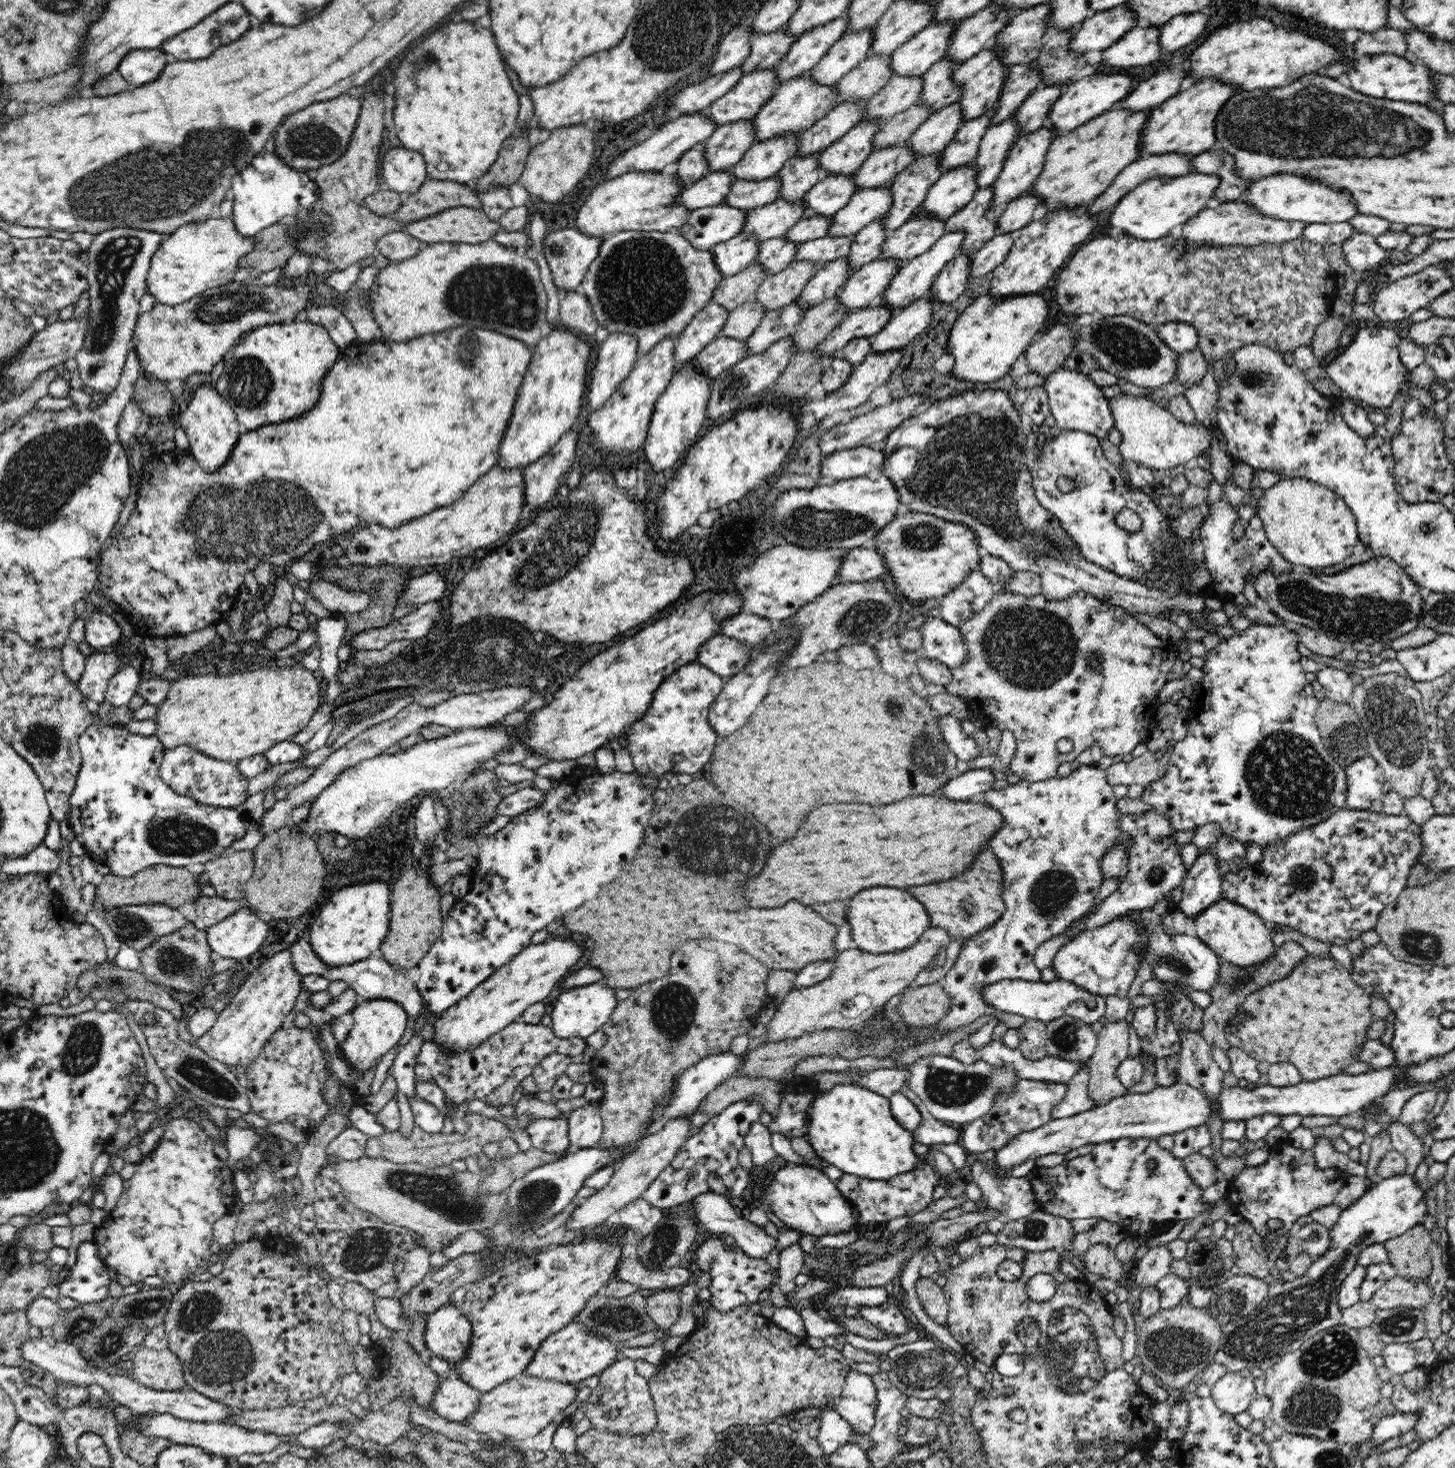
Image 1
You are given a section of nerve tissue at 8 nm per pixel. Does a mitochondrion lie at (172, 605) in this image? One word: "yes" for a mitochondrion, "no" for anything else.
no

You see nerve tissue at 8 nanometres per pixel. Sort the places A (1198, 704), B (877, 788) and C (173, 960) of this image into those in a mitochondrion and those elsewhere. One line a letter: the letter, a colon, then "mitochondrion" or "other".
A: other
B: other
C: mitochondrion

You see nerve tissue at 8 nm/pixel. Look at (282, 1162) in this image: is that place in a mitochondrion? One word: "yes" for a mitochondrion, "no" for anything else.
no

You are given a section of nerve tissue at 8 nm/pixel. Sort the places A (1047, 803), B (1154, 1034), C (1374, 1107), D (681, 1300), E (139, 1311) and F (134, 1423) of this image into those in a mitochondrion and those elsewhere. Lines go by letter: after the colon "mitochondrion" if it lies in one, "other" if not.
A: other
B: other
C: other
D: other
E: mitochondrion
F: other

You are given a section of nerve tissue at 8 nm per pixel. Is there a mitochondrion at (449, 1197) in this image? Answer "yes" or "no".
yes

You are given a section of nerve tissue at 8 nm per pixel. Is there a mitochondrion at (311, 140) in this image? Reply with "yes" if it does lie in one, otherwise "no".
yes

